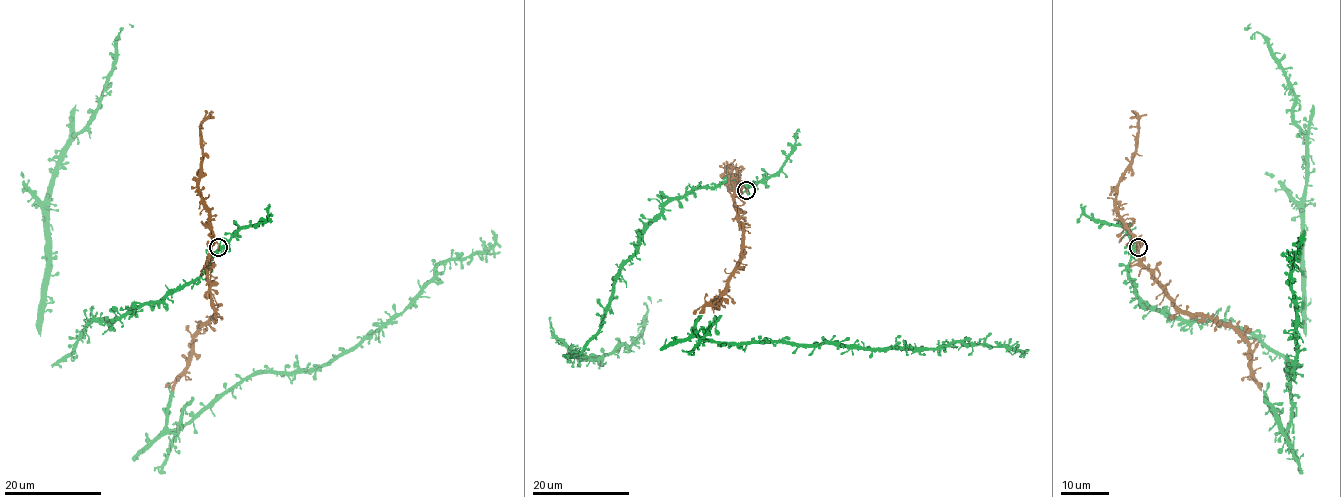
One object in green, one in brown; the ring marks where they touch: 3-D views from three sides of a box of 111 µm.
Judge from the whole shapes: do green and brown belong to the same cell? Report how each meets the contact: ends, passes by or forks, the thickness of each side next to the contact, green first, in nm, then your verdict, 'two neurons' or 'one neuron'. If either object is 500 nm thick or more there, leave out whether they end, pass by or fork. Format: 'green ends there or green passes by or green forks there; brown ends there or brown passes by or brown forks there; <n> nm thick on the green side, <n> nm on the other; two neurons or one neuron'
green forks there; brown ends there; 360 nm thick on the green side, 320 nm on the other; one neuron

